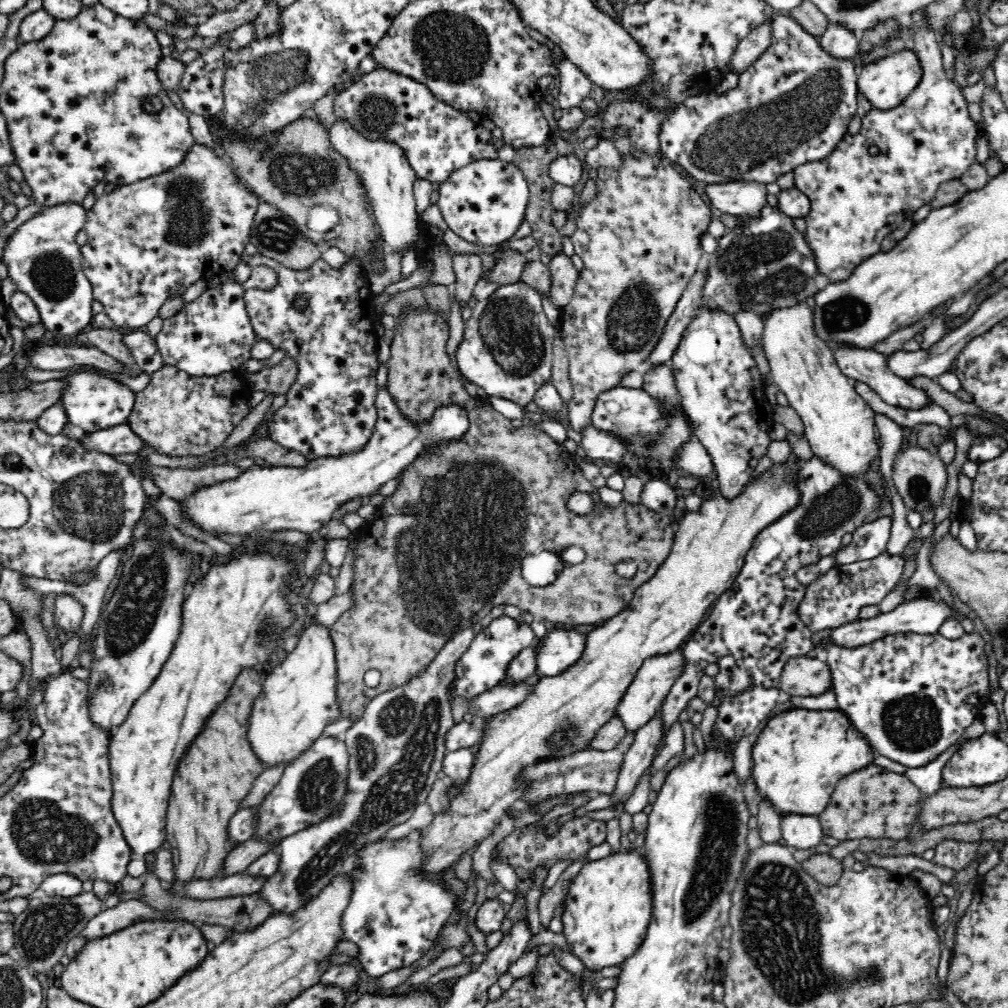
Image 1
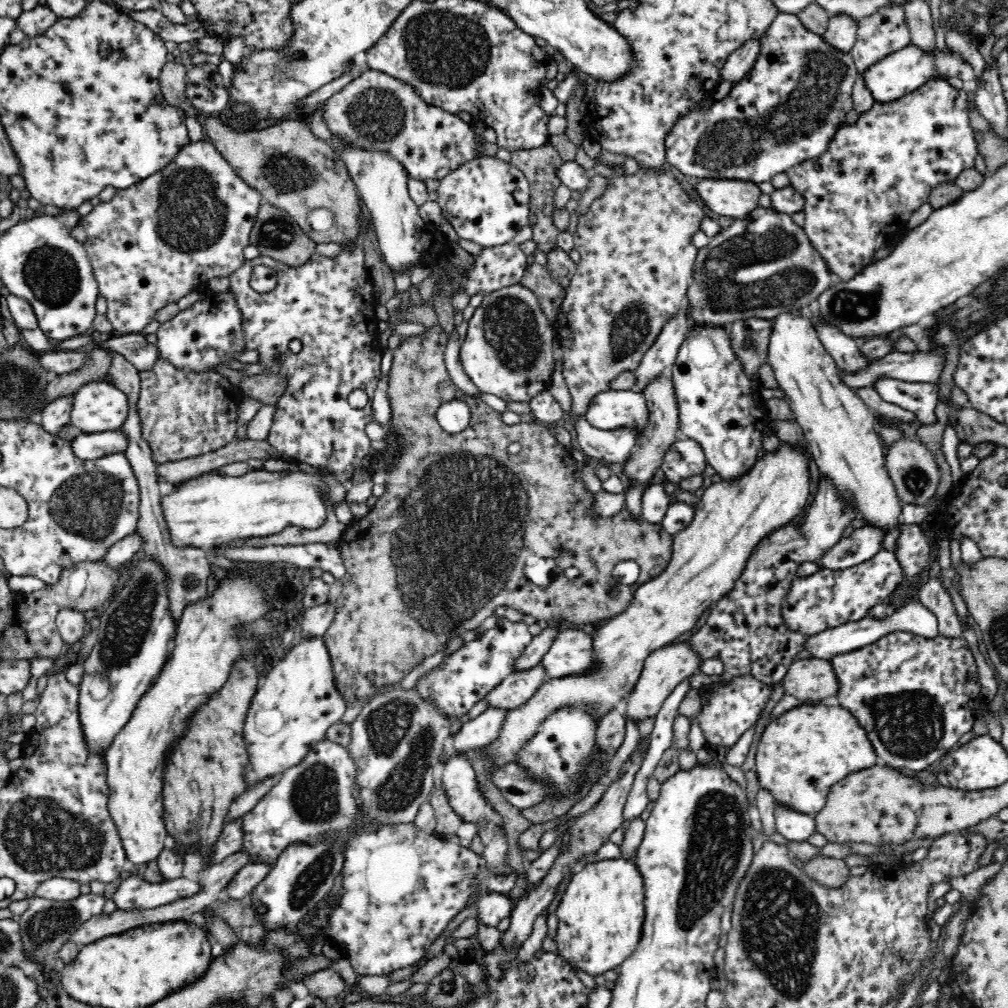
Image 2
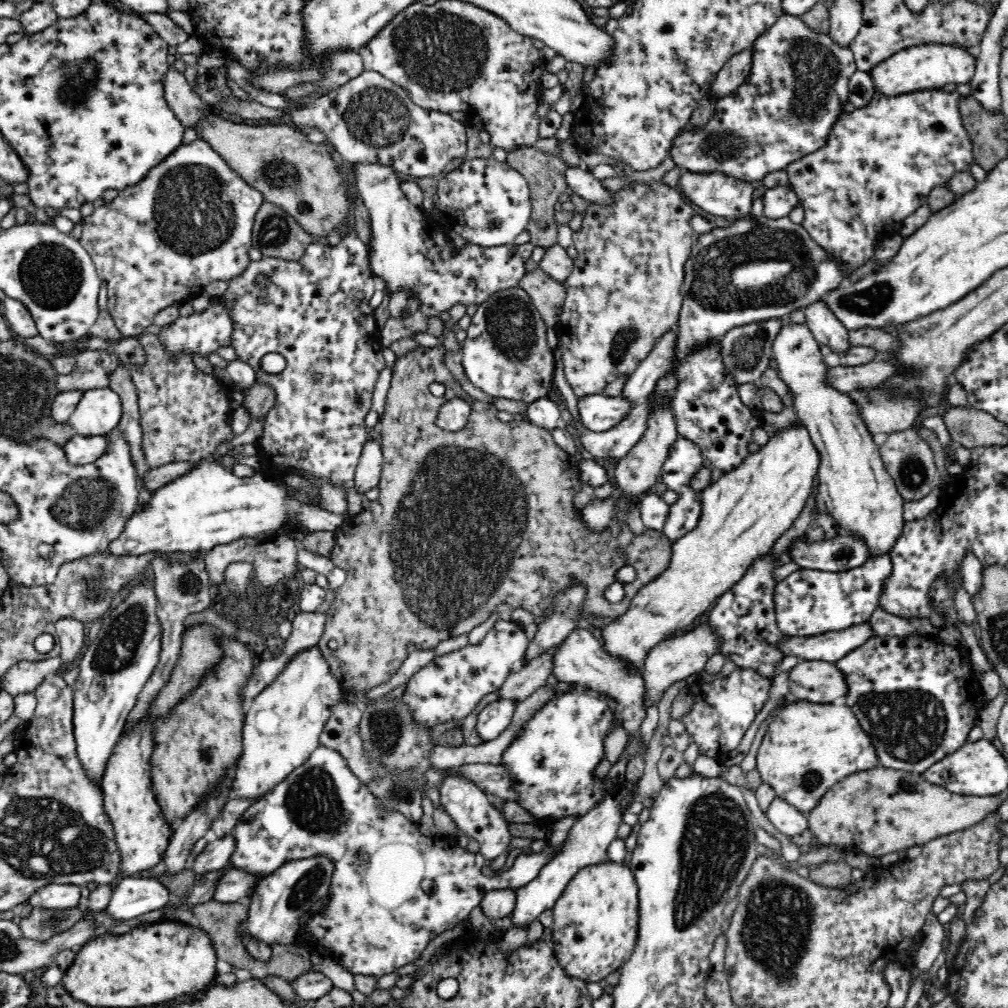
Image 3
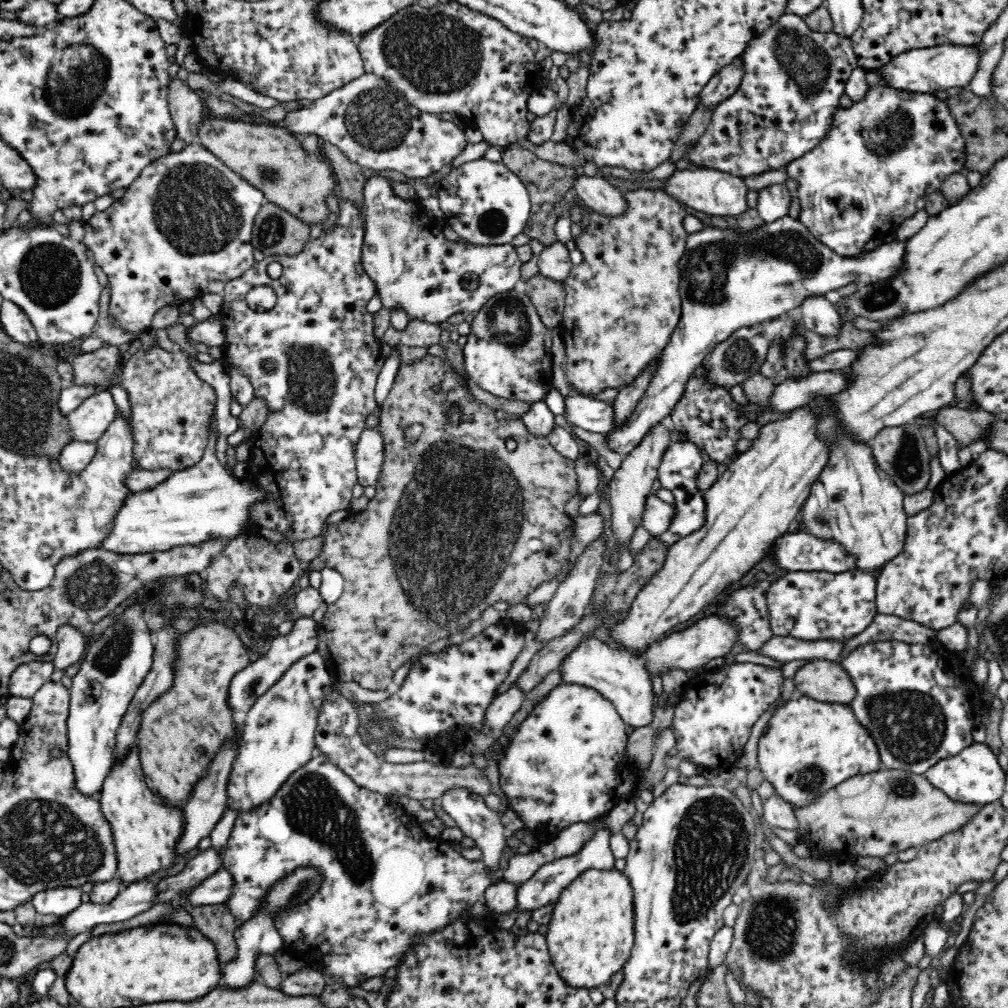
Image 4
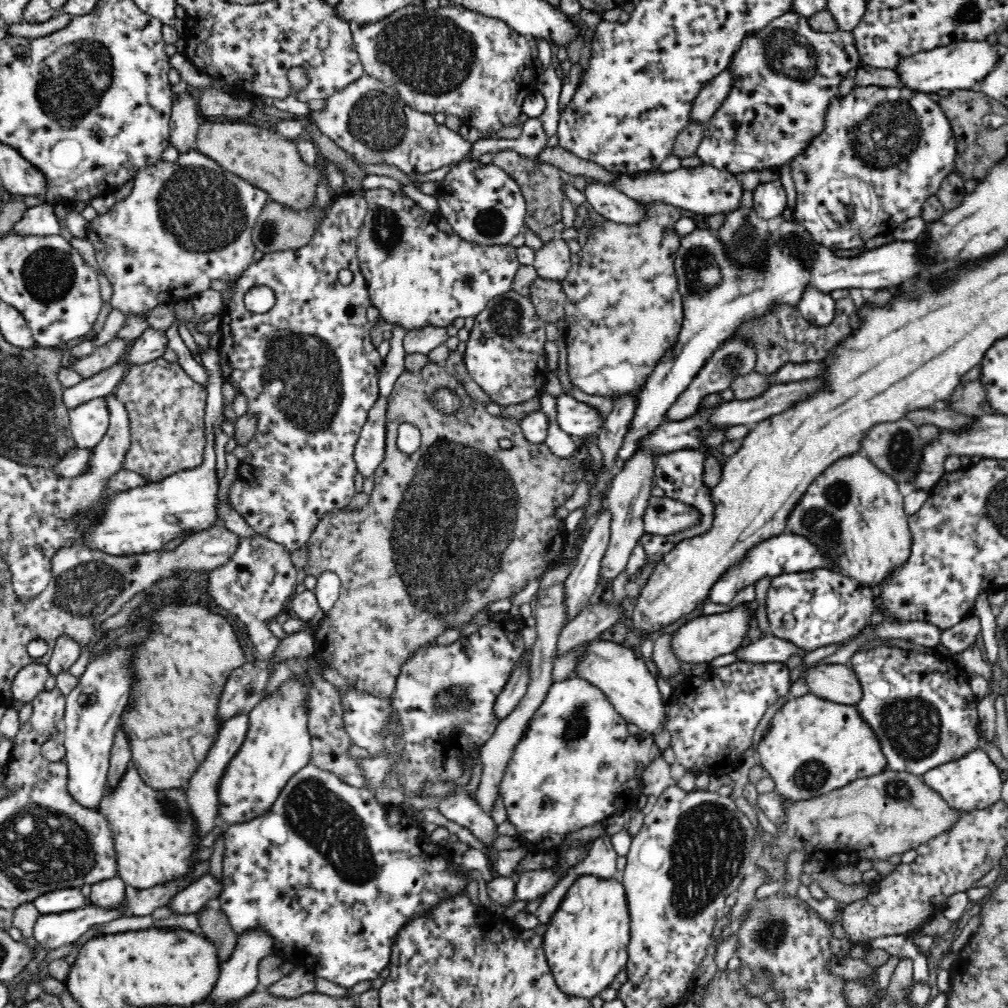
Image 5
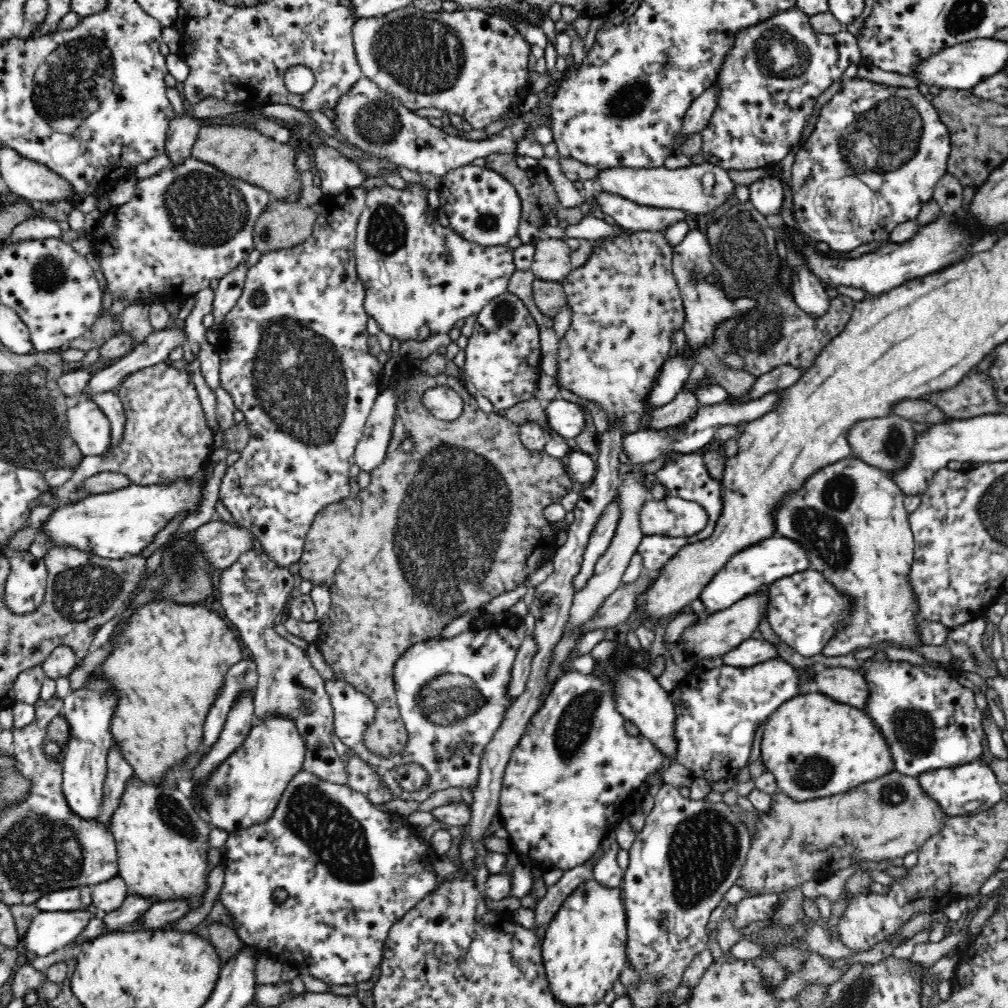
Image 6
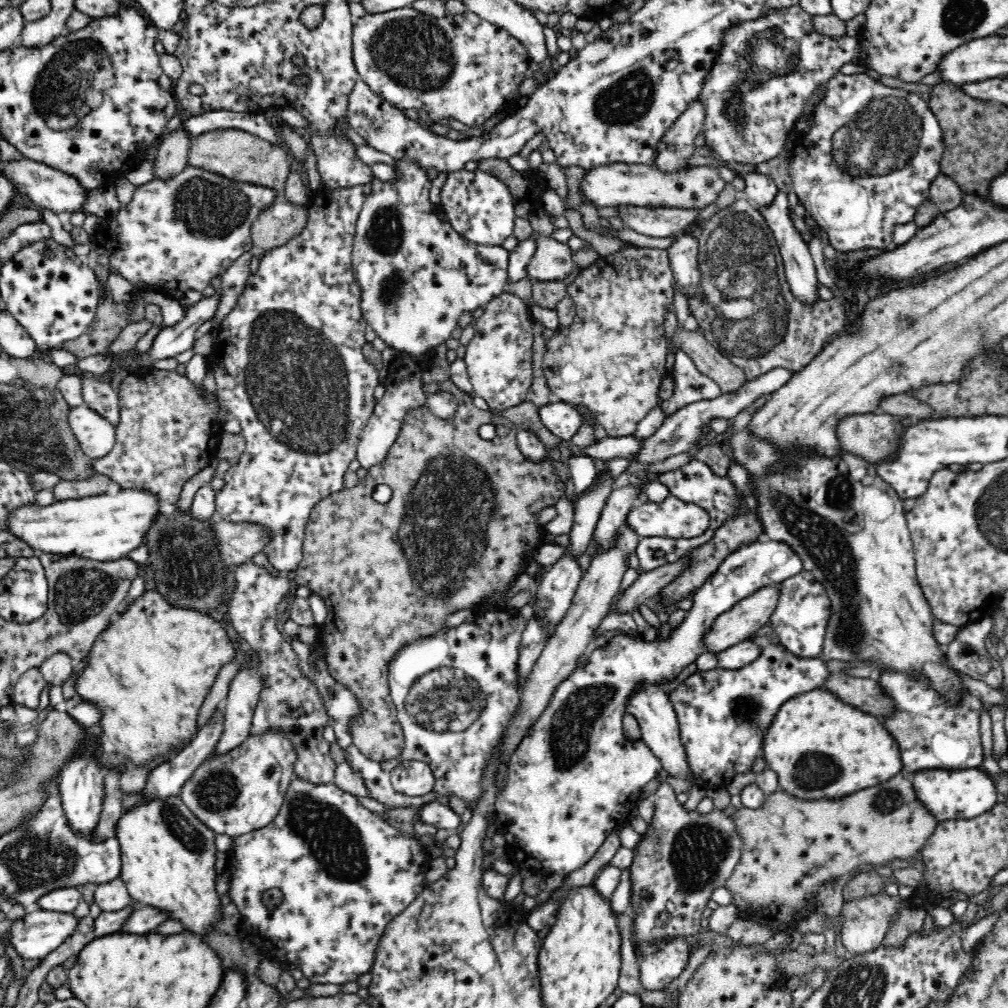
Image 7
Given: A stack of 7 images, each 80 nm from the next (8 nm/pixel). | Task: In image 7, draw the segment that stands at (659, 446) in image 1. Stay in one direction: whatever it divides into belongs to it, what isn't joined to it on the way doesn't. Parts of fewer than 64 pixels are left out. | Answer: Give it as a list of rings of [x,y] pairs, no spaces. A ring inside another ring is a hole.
[[[556,401],[538,408],[538,417],[542,425],[560,440],[570,440],[581,425],[580,413],[574,407]]]

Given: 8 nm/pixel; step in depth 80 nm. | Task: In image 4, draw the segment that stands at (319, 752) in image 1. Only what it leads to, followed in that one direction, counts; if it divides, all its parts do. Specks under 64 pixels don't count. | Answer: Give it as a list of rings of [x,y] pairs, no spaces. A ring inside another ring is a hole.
[[[315,753],[310,762],[307,762],[302,768],[293,772],[289,777],[289,780],[280,790],[278,790],[278,792],[276,792],[267,804],[257,806],[241,815],[237,815],[222,856],[221,869],[228,871],[228,873],[232,875],[232,892],[230,892],[230,896],[228,896],[228,900],[224,902],[224,905],[226,905],[228,911],[236,917],[237,926],[240,926],[240,924],[250,920],[263,907],[265,903],[263,902],[263,898],[278,881],[286,878],[290,873],[297,871],[299,868],[312,867],[312,869],[318,873],[319,878],[322,879],[318,892],[314,892],[306,902],[300,902],[298,906],[286,906],[286,908],[276,910],[276,912],[272,914],[272,917],[274,917],[274,927],[276,927],[276,930],[280,933],[280,937],[282,937],[281,950],[286,950],[290,956],[298,959],[305,968],[311,968],[311,966],[318,966],[318,964],[320,964],[320,966],[322,966],[320,973],[324,975],[326,980],[332,981],[332,983],[348,989],[364,983],[368,978],[376,978],[376,976],[384,978],[386,970],[392,968],[392,966],[396,966],[396,964],[400,962],[402,952],[408,950],[408,946],[414,942],[414,936],[416,936],[416,934],[426,934],[426,932],[432,932],[432,930],[436,928],[442,928],[442,926],[454,922],[454,920],[462,914],[462,908],[471,908],[474,902],[478,902],[478,900],[484,896],[486,888],[494,881],[501,879],[506,882],[513,882],[517,885],[522,884],[524,880],[532,878],[534,872],[540,870],[545,864],[570,856],[571,854],[576,854],[583,847],[583,844],[587,843],[594,836],[594,833],[598,829],[606,827],[606,829],[610,830],[610,834],[612,835],[620,833],[622,827],[629,820],[632,820],[636,812],[636,806],[634,805],[634,801],[631,800],[632,798],[630,798],[630,800],[623,800],[606,814],[604,820],[598,819],[590,823],[572,824],[572,826],[562,829],[552,842],[540,844],[538,848],[532,849],[529,853],[523,855],[512,855],[511,861],[506,864],[504,871],[497,876],[492,876],[490,872],[488,872],[483,861],[469,862],[460,855],[460,850],[457,850],[453,844],[439,839],[431,839],[425,835],[420,826],[422,822],[410,816],[400,804],[395,804],[387,795],[368,791],[366,788],[357,786],[352,781],[352,778],[344,774],[342,769],[338,769],[338,766],[330,763],[326,755]]]

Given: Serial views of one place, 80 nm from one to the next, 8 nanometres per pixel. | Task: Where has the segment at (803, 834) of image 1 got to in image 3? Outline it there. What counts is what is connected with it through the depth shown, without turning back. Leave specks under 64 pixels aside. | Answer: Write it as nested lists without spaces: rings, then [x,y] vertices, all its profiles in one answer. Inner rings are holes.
[[[778,795],[770,802],[770,806],[767,806],[764,813],[768,820],[776,827],[776,830],[786,834],[788,837],[802,834],[808,828],[804,813],[788,804]]]

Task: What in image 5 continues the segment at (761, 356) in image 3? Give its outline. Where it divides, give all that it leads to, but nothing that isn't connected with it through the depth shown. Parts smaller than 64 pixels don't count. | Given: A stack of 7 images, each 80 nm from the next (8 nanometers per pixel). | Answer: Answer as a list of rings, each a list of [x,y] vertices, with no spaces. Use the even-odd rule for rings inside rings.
[[[738,339],[737,341],[728,341],[721,349],[716,349],[705,365],[698,371],[698,374],[692,379],[692,382],[686,387],[686,390],[676,398],[672,408],[666,410],[666,414],[662,416],[662,422],[674,422],[690,418],[700,409],[701,400],[705,396],[728,389],[730,380],[735,376],[754,372],[754,366],[756,366],[754,344],[756,344],[755,339],[750,339],[748,342]]]

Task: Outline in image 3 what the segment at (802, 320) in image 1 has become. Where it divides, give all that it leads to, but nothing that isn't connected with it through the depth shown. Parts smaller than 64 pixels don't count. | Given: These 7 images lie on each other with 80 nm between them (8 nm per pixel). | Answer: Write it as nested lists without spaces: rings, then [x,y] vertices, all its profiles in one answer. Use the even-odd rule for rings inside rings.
[[[784,323],[773,342],[773,366],[787,388],[791,388],[797,418],[806,425],[821,458],[812,518],[827,514],[841,530],[839,536],[863,540],[869,549],[866,561],[890,555],[904,532],[905,500],[886,471],[878,445],[848,393],[824,385],[824,374],[829,368],[822,361],[823,354],[822,347],[804,323]]]

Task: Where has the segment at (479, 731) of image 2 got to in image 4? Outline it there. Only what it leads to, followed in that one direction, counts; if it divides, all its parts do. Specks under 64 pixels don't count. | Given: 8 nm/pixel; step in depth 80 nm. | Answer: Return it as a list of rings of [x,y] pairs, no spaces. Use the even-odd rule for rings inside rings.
[[[515,683],[506,692],[496,694],[486,709],[485,724],[487,727],[494,733],[505,728],[520,710],[525,696],[526,692],[523,691],[523,688],[518,688]]]

